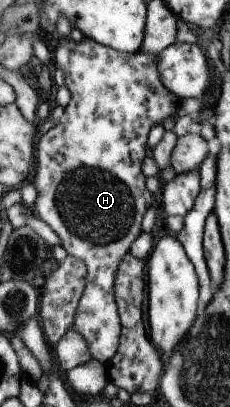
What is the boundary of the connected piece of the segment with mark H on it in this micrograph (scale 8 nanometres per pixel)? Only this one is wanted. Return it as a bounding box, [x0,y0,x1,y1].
[28,36,179,365]

